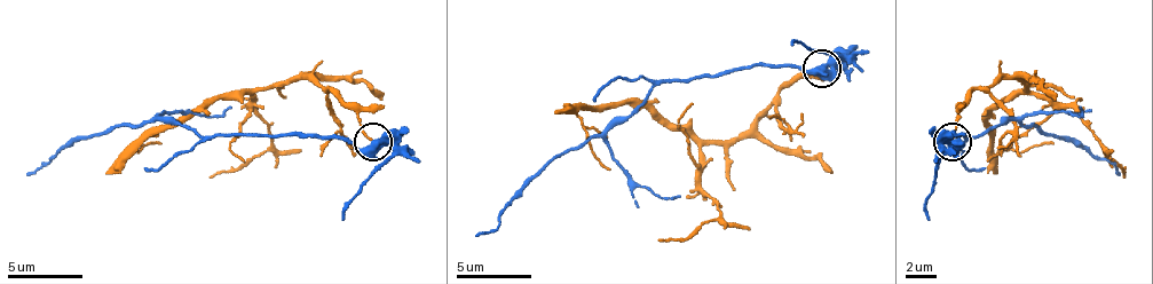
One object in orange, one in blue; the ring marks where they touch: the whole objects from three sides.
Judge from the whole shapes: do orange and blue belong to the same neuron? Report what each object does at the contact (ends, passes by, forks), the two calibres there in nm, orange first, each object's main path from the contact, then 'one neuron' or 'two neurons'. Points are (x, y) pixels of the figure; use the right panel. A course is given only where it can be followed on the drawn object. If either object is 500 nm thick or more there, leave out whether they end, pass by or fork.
orange ends; blue forks; calibres 150 and 480 nm; course orange (953, 141), (956, 110), (976, 92), (1017, 80), (1025, 87), (990, 113), (990, 141), (1025, 151), (1055, 144); course blue (953, 141), (953, 148), (949, 136), (979, 136), (1002, 121), (1035, 125), (1073, 136), (1107, 159), (1119, 174); two neurons

